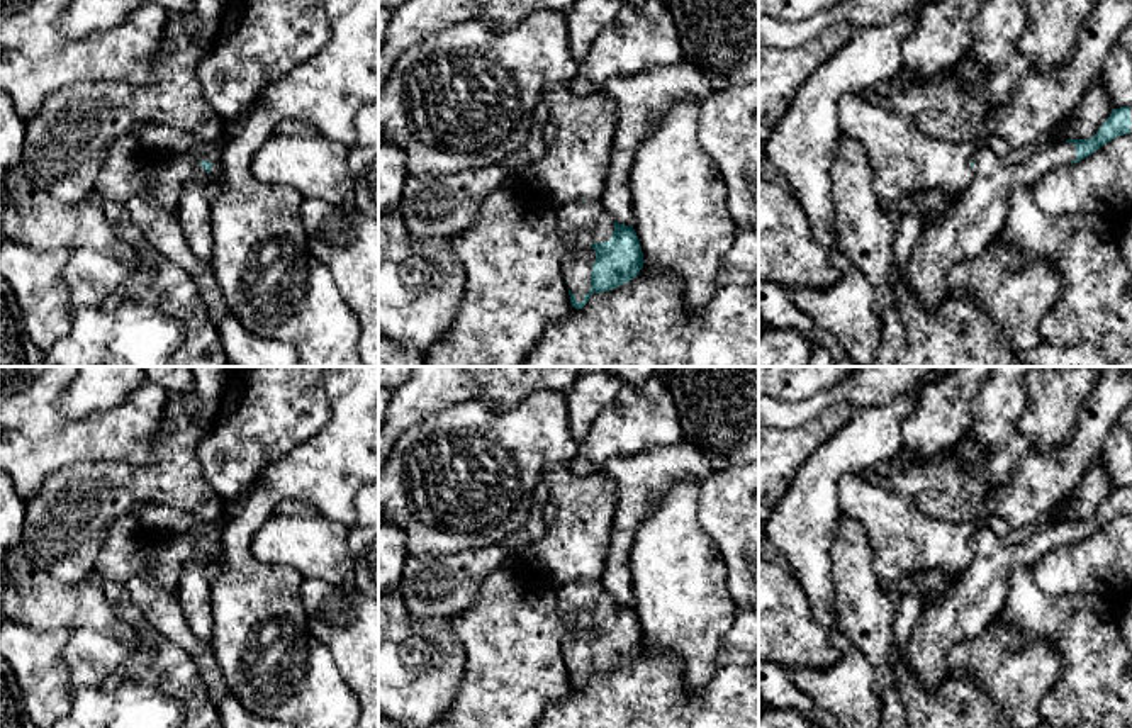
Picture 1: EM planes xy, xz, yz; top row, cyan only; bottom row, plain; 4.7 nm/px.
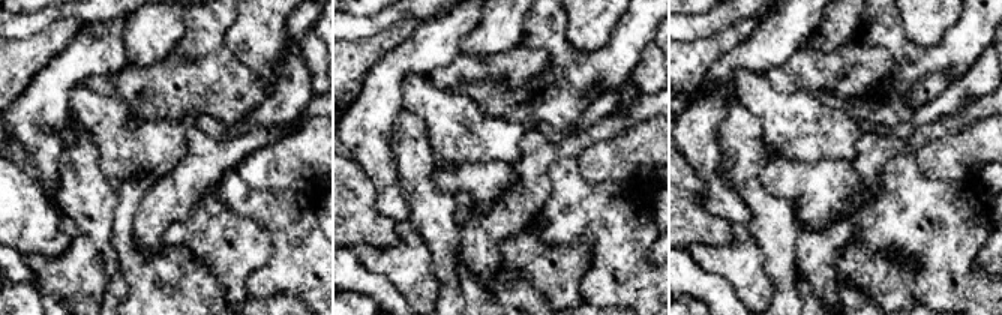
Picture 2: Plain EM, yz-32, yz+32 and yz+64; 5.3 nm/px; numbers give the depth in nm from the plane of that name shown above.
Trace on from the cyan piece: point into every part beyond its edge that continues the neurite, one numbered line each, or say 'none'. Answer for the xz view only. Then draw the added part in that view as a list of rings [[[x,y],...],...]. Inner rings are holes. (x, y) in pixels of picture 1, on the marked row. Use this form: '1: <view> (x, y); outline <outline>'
1: xz (589, 219); outline [[[575,200],[557,209],[558,232],[575,234],[572,251],[563,266],[569,290],[577,302],[591,292],[591,273],[596,261],[592,243],[609,241],[614,231],[614,219],[601,200]]]

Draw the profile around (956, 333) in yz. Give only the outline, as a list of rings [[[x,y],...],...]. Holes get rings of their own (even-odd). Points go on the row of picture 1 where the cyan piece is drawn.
[[[903,214],[894,224],[896,299],[906,331],[906,346],[896,367],[1028,367],[972,297],[949,294],[937,307],[923,307],[915,299],[906,283],[906,268],[925,221]]]

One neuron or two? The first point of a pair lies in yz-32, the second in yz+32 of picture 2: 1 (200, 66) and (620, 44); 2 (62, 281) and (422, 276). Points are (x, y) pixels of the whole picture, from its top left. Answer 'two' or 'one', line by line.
1: one
2: one

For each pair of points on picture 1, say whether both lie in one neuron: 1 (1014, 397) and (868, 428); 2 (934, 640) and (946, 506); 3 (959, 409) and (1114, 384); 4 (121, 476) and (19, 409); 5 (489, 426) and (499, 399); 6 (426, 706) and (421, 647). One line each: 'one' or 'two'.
1: two
2: two
3: two
4: two
5: two
6: one

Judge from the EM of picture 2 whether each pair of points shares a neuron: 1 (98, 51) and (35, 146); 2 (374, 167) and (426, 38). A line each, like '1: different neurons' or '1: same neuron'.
1: same neuron
2: same neuron

